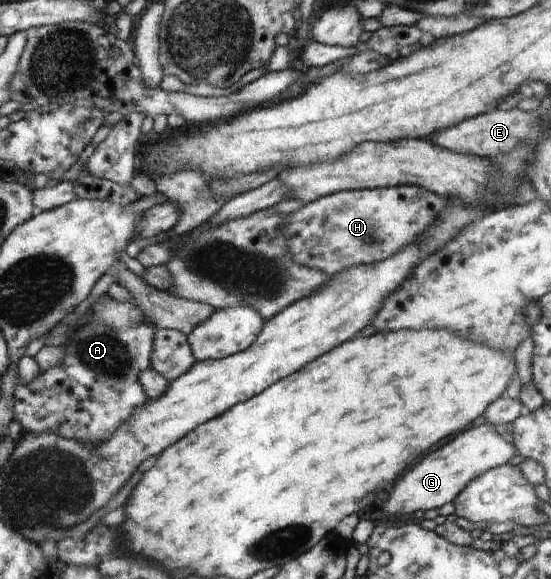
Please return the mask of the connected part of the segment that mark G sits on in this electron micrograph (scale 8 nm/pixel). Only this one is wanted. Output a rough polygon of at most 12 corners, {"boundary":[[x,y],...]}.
{"boundary":[[487,423],[426,454],[386,514],[454,503],[517,449]]}

